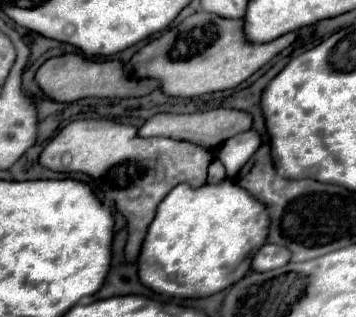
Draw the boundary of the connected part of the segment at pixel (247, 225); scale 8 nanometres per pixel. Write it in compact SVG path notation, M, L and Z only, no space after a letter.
M232 178L224 184L204 184L192 188L190 184L178 184L166 198L160 202L156 218L152 220L148 234L142 244L138 276L144 286L162 296L172 298L204 298L216 292L226 290L244 278L250 272L250 262L256 252L266 244L268 238L268 208L260 204L254 196L248 196Z

